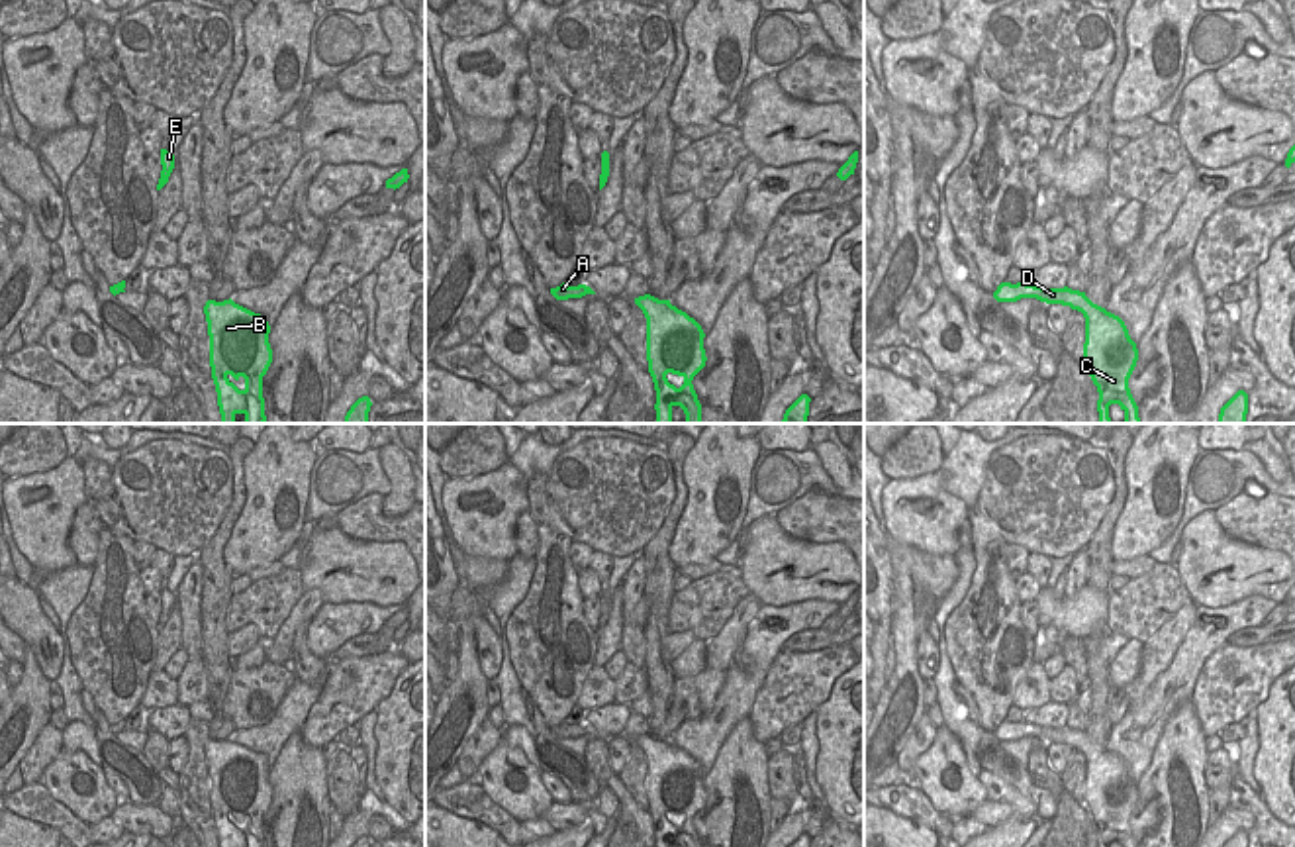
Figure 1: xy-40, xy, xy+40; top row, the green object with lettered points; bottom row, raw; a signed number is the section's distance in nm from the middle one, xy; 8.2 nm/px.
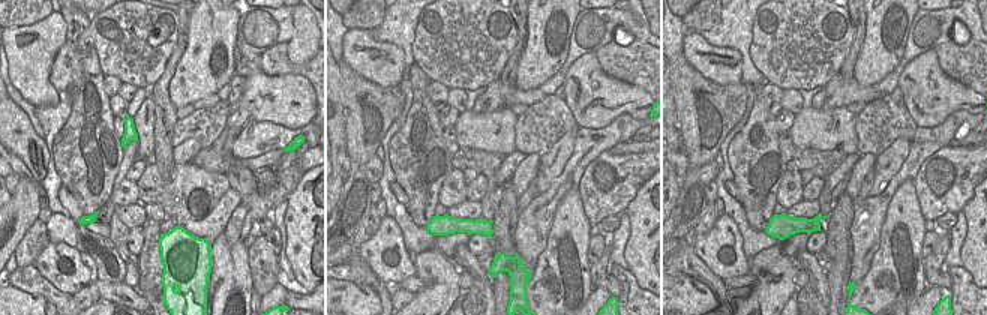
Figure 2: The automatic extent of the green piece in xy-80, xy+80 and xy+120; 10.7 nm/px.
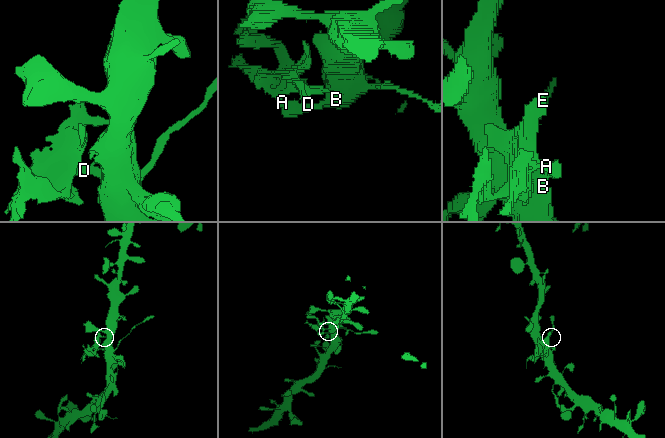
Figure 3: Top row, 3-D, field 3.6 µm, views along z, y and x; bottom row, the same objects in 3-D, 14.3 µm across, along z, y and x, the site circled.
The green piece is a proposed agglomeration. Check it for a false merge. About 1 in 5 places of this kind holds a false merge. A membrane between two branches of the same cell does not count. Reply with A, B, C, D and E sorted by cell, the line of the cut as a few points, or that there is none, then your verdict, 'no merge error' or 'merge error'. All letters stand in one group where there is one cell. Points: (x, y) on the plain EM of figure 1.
A D E / B C; cut in xy+40 along (1088, 738), (1072, 747); merge error

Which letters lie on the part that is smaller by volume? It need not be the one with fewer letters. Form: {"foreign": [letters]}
{"foreign": ["A", "D", "E"]}

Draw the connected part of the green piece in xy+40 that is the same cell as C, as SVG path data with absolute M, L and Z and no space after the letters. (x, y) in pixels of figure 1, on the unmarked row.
M1091 739L1076 743L1072 749L1085 757L1083 806L1097 825L1097 847L1111 843L1138 847L1128 827L1138 788L1125 761Z

